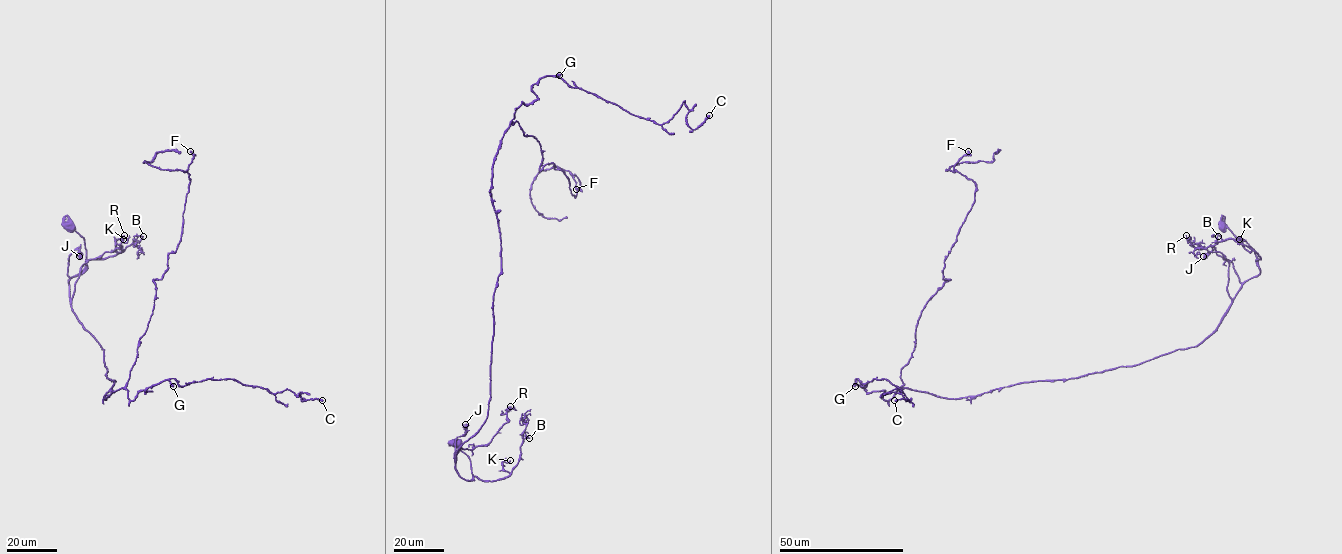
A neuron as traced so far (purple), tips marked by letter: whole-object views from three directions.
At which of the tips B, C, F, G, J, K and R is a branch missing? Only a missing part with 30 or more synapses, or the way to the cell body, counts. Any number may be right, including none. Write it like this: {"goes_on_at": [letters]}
{"goes_on_at": []}

